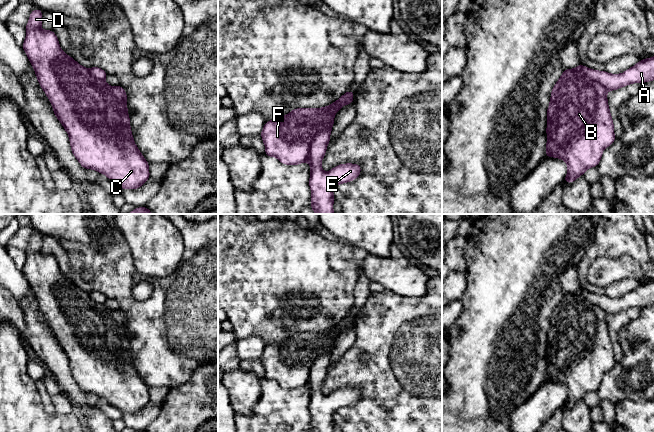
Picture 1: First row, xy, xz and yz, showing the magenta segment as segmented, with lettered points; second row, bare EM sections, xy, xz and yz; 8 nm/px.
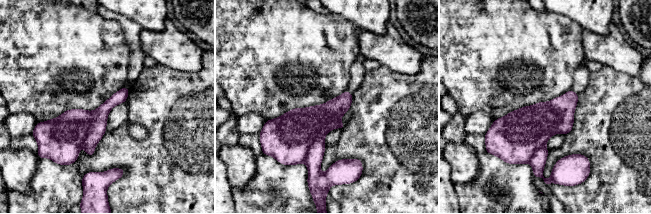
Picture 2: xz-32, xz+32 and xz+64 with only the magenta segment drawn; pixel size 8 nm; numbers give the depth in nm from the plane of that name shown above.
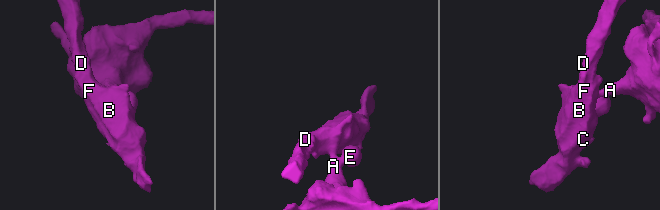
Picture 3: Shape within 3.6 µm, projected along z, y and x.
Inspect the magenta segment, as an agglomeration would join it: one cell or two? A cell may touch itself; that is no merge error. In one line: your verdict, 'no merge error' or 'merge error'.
merge error

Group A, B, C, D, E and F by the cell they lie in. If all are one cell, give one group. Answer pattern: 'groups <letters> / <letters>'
groups A E / B C D F

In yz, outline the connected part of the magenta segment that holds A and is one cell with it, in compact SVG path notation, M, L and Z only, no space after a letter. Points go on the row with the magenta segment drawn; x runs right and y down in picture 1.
M654 57L640 60L637 64L621 74L590 69L579 64L572 69L585 74L590 79L603 85L607 90L615 91L632 83L643 84L654 80Z

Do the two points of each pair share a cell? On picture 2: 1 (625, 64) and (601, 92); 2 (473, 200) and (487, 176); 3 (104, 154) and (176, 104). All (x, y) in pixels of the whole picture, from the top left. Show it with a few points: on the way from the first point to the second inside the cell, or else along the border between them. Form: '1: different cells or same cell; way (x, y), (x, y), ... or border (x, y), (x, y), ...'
1: different cells; border (604, 65), (630, 75), (637, 75), (640, 72)
2: same cell; way (479, 194), (487, 186), (487, 182)
3: same cell; way (124, 152), (138, 152), (161, 129), (162, 124)

